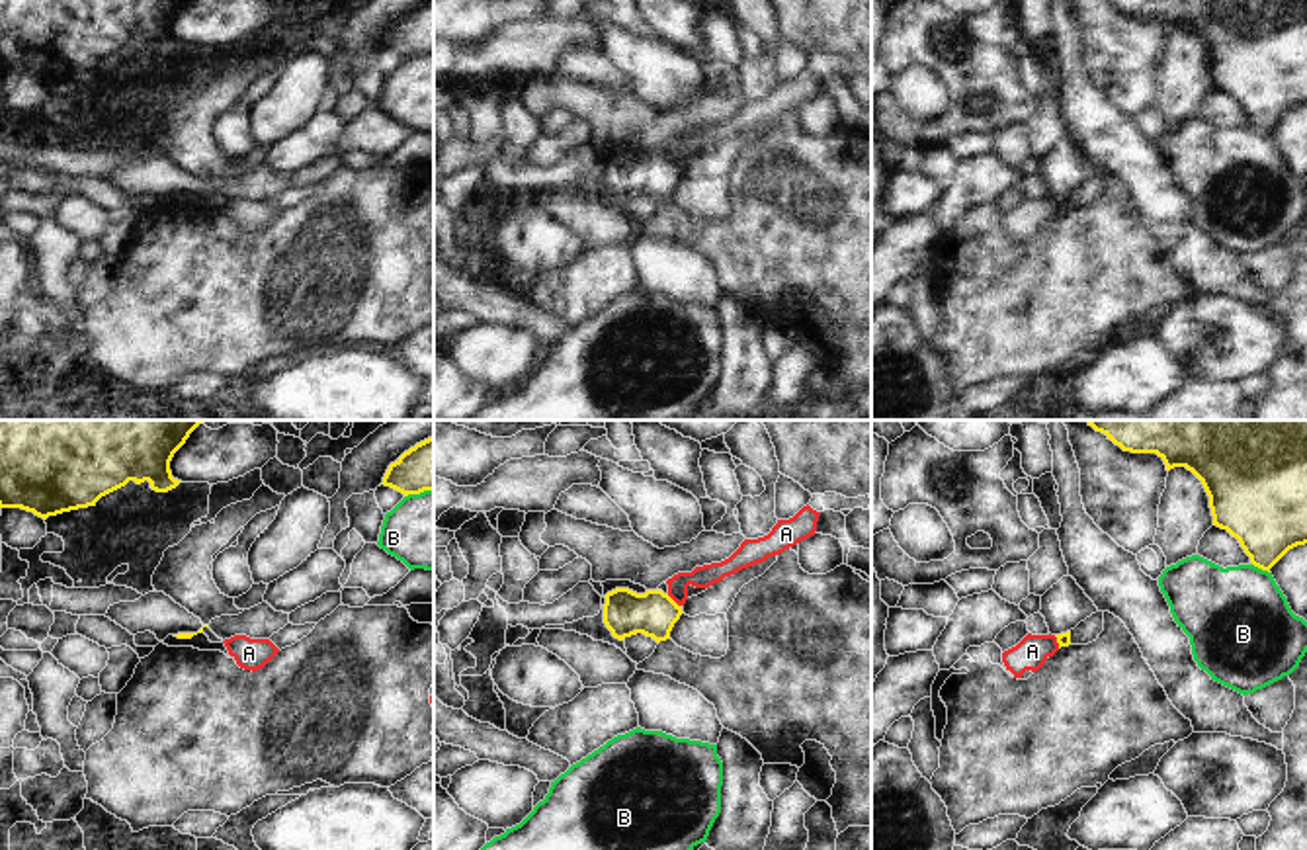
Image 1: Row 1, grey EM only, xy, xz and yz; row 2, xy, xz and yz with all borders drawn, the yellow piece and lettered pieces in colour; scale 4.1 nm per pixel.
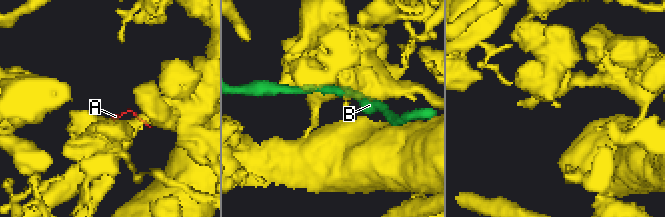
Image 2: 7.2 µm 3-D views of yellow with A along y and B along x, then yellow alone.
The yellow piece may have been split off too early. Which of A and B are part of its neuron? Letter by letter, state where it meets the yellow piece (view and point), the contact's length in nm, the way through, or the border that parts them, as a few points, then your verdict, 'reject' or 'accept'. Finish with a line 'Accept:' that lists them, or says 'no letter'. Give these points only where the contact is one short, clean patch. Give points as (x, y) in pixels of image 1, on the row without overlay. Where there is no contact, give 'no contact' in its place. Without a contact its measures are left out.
A: xz (673, 163) | 80 nm | along xz (667, 157), (680, 169) | reject
B: yz (1261, 129) | 80 nm | reject
Accept: no letter

